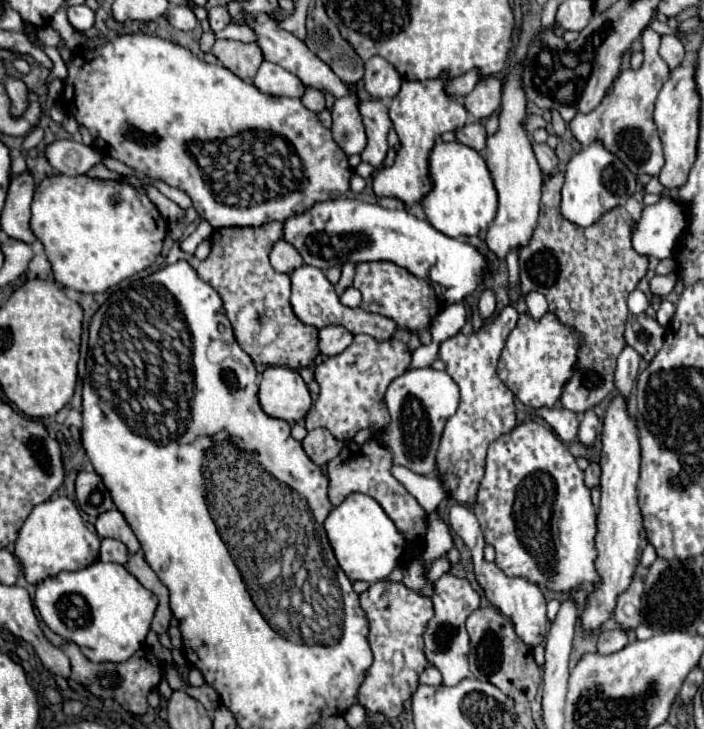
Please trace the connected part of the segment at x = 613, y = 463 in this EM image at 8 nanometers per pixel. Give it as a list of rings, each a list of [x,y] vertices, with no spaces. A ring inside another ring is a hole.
[[[622,396],[614,398],[604,416],[604,430],[602,430],[602,454],[600,454],[600,468],[602,468],[602,500],[598,510],[598,534],[596,534],[596,570],[600,574],[600,584],[588,596],[586,606],[580,614],[582,630],[592,634],[604,622],[610,620],[614,612],[614,604],[618,594],[622,594],[634,576],[634,564],[640,562],[642,550],[646,548],[646,532],[642,528],[642,516],[636,498],[636,482],[638,482],[638,466],[640,466],[640,446],[636,428],[628,416],[626,400]]]

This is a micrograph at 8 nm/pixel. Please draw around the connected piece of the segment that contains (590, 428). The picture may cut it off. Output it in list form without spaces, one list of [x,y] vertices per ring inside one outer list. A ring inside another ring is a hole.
[[[590,410],[590,412],[584,412],[582,416],[582,422],[580,422],[580,430],[578,430],[578,440],[584,444],[584,446],[592,446],[596,436],[598,436],[598,430],[600,430],[600,420],[598,416]]]

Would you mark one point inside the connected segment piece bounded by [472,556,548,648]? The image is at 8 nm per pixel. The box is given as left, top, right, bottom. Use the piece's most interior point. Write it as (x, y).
(522, 601)

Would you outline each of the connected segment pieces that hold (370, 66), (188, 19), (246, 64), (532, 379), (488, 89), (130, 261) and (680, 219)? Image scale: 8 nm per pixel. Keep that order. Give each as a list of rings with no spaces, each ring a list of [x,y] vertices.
[[[372,56],[364,64],[364,68],[364,88],[370,92],[370,96],[386,100],[398,94],[402,78],[388,60],[384,60],[382,56]]]
[[[176,6],[172,8],[168,14],[166,14],[166,20],[178,28],[178,30],[192,30],[196,26],[196,16],[192,10],[188,8],[182,8],[182,6]]]
[[[216,40],[212,54],[220,60],[222,66],[232,70],[238,78],[252,82],[264,56],[258,44],[244,44],[236,40]]]
[[[524,312],[520,314],[516,328],[506,338],[498,362],[498,376],[526,408],[554,408],[564,386],[574,374],[580,340],[582,336],[572,326],[562,324],[554,312],[546,312],[540,320],[534,320],[528,312]]]
[[[484,76],[464,98],[464,106],[476,120],[484,120],[500,108],[500,92],[502,82],[496,76]]]
[[[50,176],[36,188],[32,202],[30,226],[44,244],[46,256],[54,270],[54,280],[66,288],[90,294],[106,292],[124,278],[146,270],[162,252],[166,224],[156,206],[128,182],[98,180],[90,176]]]
[[[662,198],[652,206],[644,206],[632,228],[632,248],[648,258],[664,260],[686,228],[686,214],[678,200]]]

